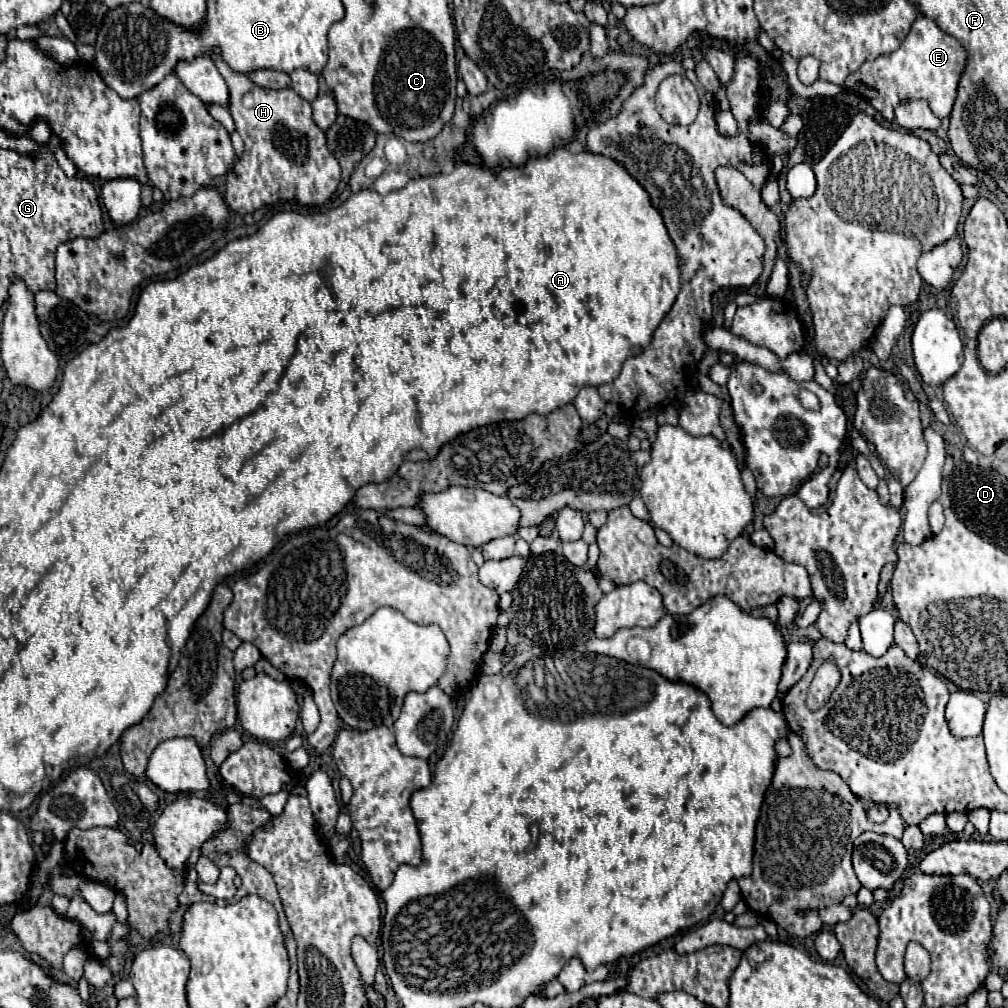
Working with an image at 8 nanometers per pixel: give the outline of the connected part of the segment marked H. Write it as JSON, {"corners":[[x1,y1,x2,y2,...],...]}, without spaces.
{"corners":[[211,48,207,54,227,82,227,110,233,116,235,130,245,142,243,156,237,160,235,170,227,176,227,204,235,212,251,214,277,200,297,200,305,206,327,202,337,190,341,166,327,148,325,132,313,122,311,102,299,98,291,88,267,90,253,86,245,74,227,66,219,48]]}

